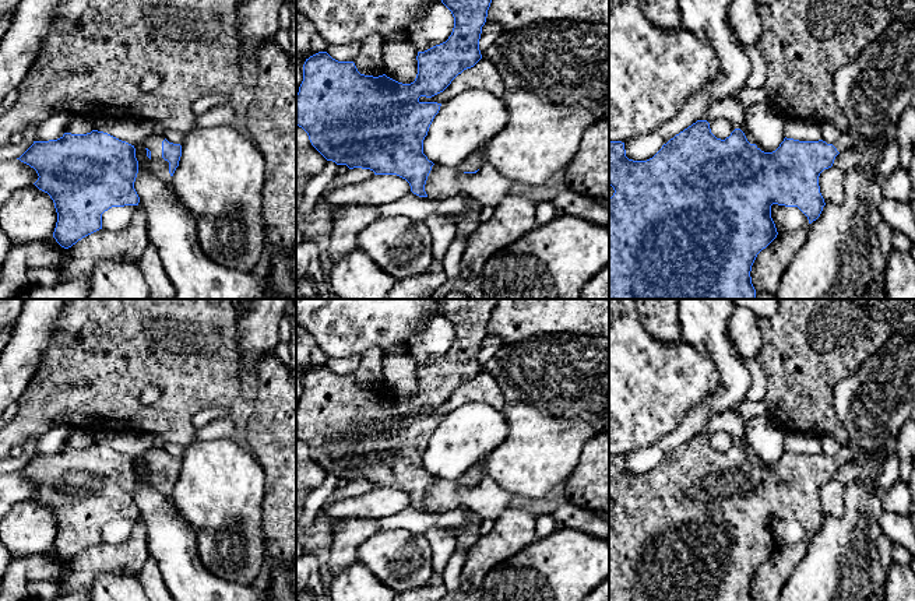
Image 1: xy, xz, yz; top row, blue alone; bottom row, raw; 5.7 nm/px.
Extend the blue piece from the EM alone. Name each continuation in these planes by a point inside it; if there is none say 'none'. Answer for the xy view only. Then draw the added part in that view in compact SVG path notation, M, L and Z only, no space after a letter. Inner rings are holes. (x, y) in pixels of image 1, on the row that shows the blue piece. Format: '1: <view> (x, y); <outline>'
1: xy (159, 167); M149 136L142 141L142 145L151 151L149 168L155 176L170 184L169 162L162 158L163 136Z

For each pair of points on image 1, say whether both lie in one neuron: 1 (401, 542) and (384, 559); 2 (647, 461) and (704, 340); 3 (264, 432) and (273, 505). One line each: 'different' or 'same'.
1: same
2: same
3: same

